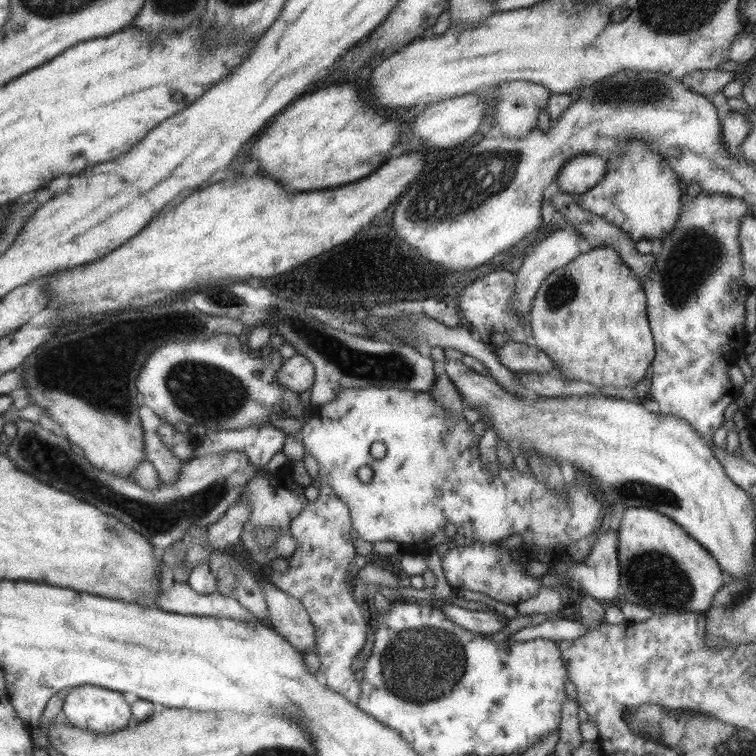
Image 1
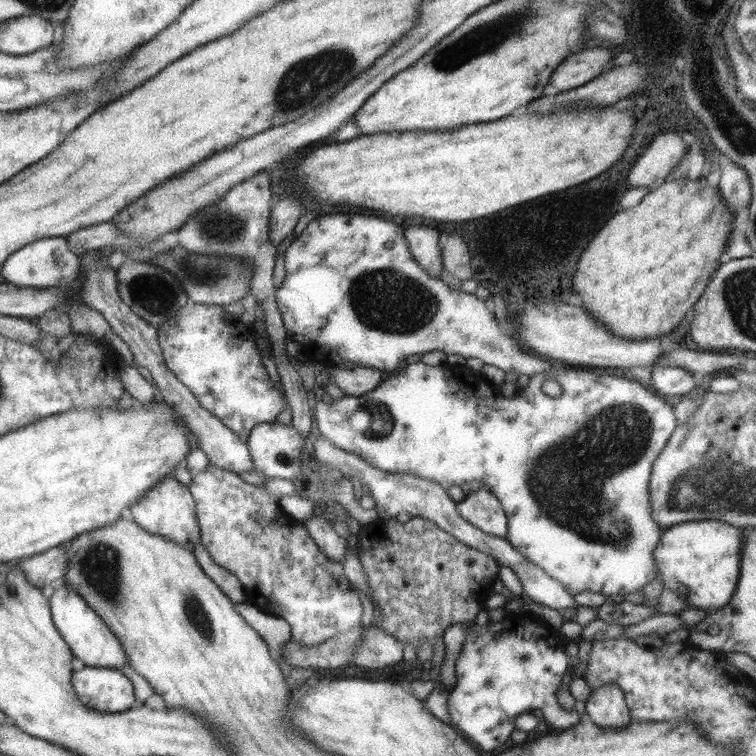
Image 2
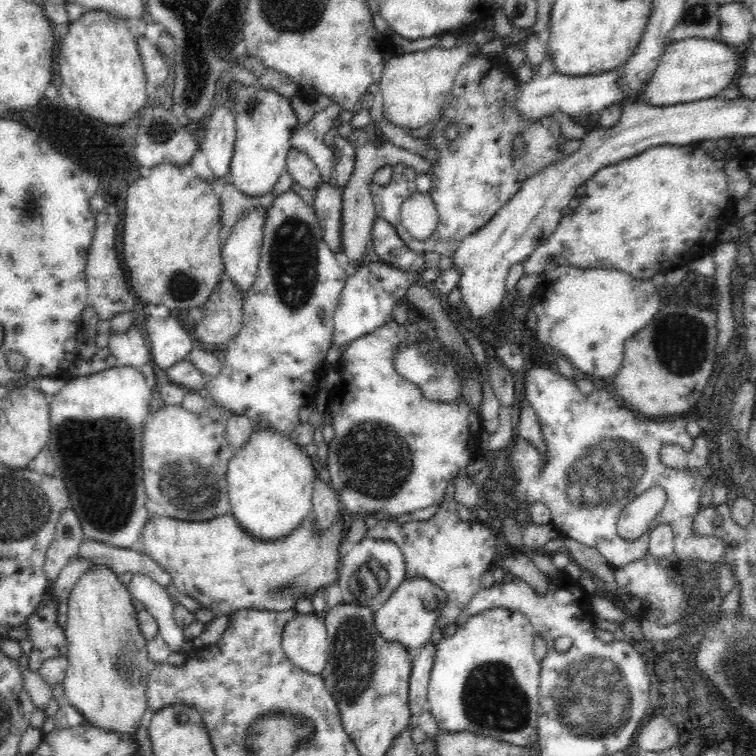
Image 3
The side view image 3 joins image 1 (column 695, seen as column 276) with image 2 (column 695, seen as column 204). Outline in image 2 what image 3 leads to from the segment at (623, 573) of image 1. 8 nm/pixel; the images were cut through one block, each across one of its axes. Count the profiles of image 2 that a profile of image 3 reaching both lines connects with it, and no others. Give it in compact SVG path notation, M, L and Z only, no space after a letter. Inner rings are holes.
M692 520L666 528L661 534L661 540L652 550L652 561L657 567L657 576L661 577L662 587L672 590L693 608L708 612L724 607L735 592L741 541L743 541L742 530L718 520Z

